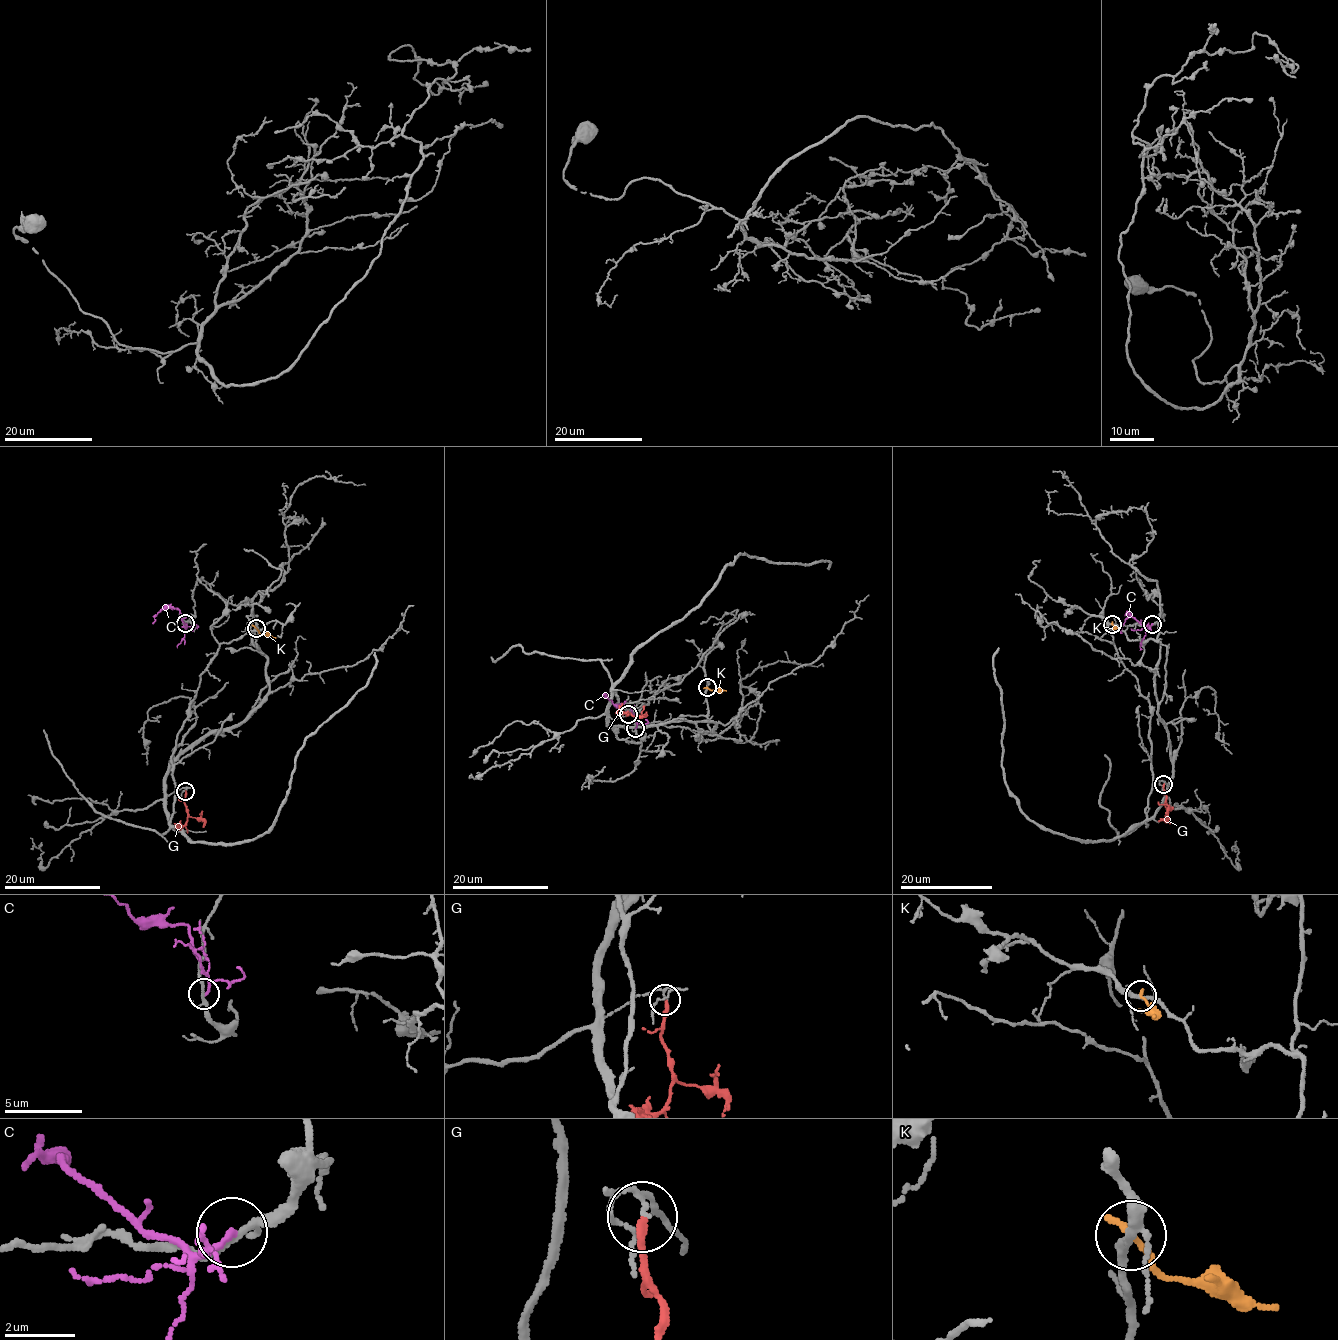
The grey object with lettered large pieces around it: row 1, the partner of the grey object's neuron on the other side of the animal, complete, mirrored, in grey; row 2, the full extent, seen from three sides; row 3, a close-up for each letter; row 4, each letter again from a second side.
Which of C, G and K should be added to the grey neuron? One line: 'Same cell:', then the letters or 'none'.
Same cell: none

